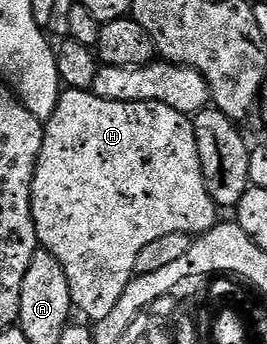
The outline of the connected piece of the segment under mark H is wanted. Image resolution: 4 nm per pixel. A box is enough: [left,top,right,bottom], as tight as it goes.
[32,88,220,322]

